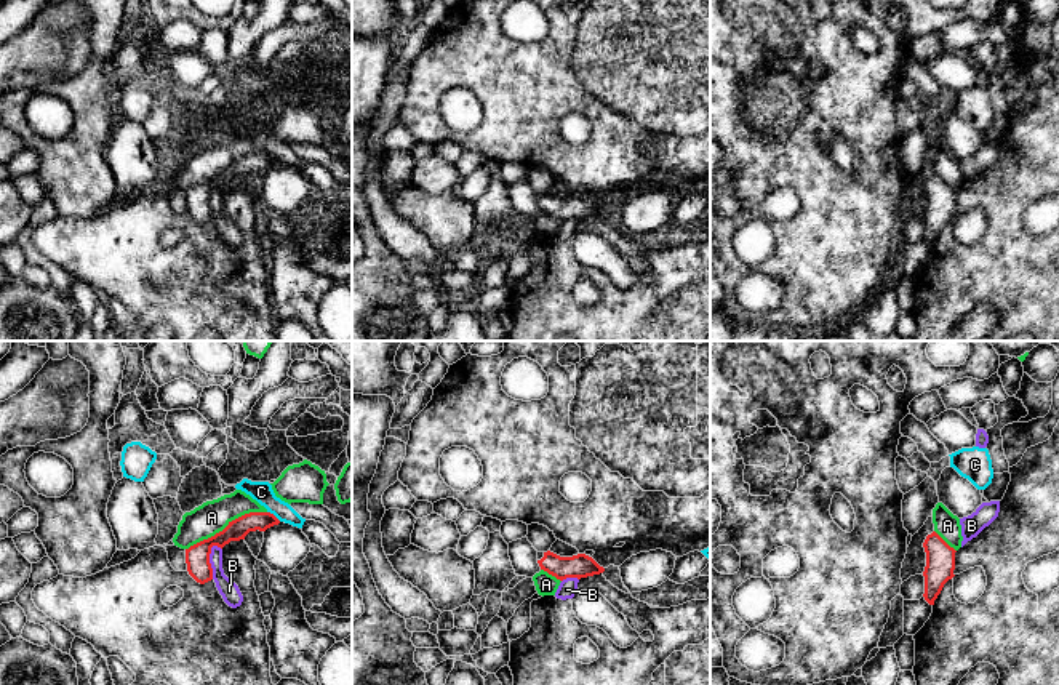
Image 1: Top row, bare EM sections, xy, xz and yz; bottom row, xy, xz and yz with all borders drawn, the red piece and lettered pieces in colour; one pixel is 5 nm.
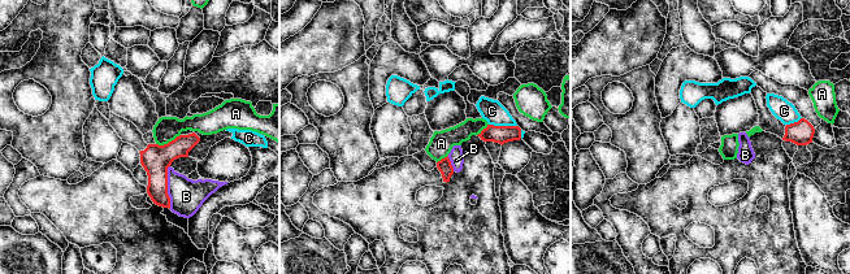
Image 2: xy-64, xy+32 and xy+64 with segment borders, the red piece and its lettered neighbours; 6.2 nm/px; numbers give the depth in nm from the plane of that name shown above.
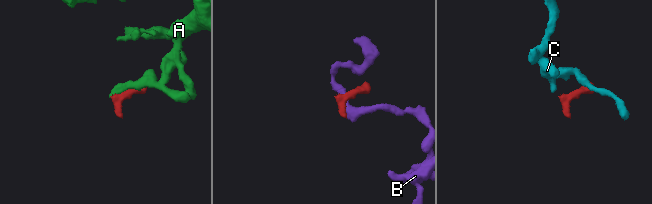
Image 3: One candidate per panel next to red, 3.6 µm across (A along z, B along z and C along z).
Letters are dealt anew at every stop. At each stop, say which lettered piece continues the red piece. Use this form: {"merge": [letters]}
{"merge": []}

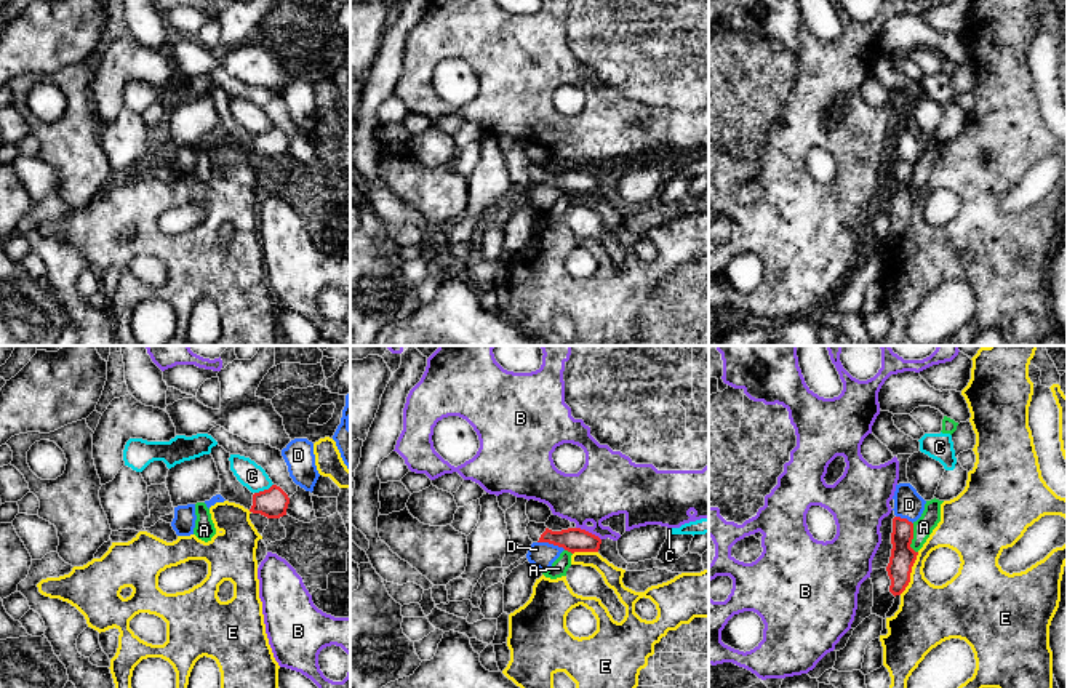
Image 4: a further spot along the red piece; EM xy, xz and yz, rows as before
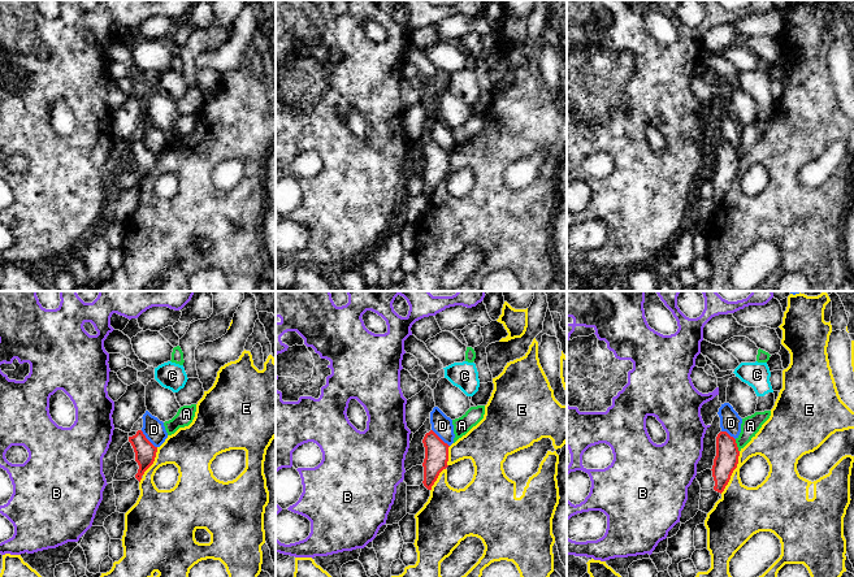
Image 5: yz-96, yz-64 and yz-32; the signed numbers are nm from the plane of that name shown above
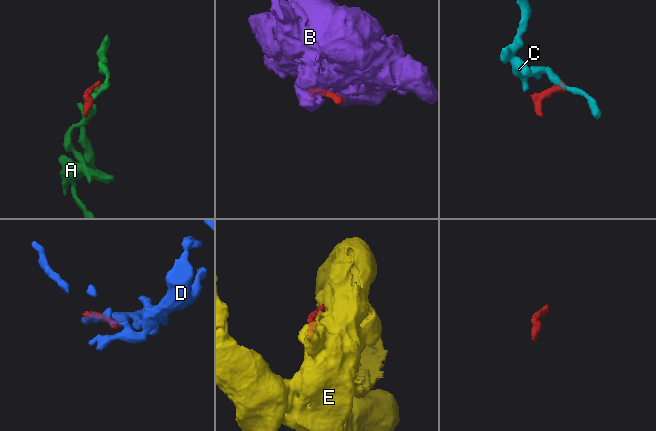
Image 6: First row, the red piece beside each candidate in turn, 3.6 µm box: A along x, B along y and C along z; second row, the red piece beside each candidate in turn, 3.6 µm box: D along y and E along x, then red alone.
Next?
{"merge": []}

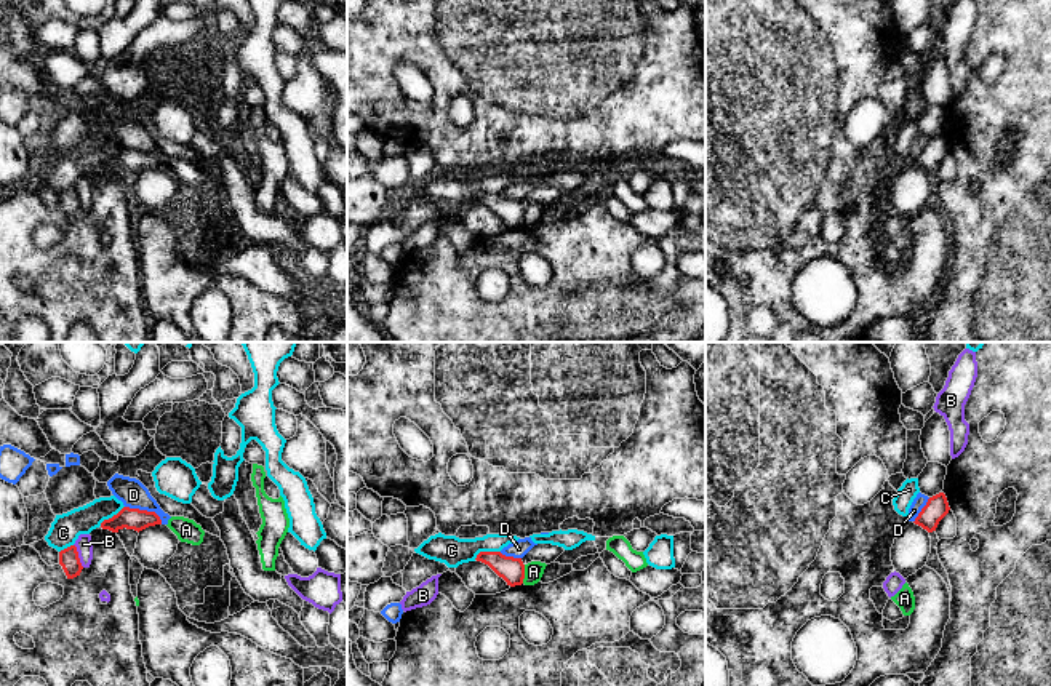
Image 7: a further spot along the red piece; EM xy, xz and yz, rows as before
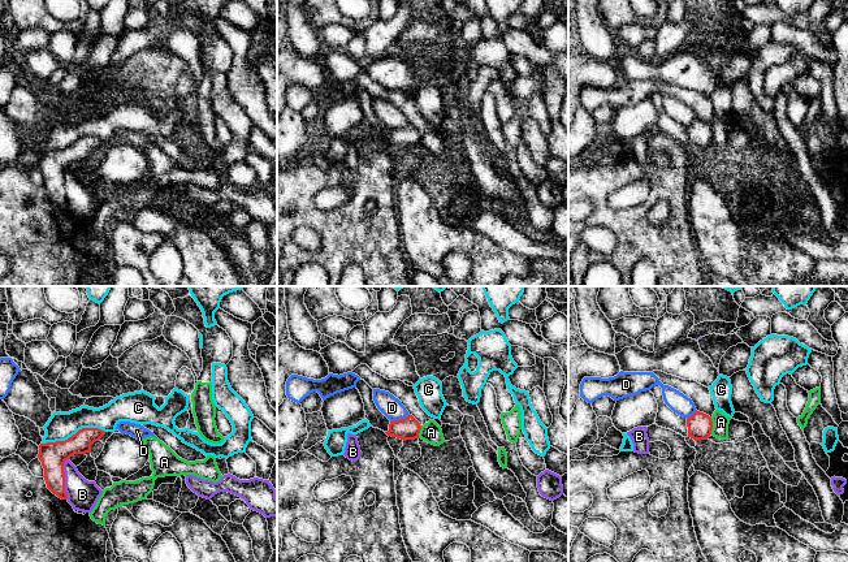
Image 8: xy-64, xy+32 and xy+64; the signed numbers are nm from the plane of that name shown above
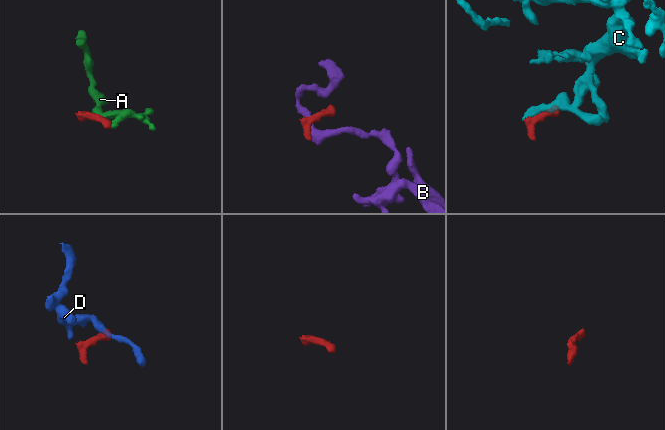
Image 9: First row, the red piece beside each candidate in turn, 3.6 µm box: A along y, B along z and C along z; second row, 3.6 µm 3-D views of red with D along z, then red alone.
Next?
{"merge": ["A"]}

